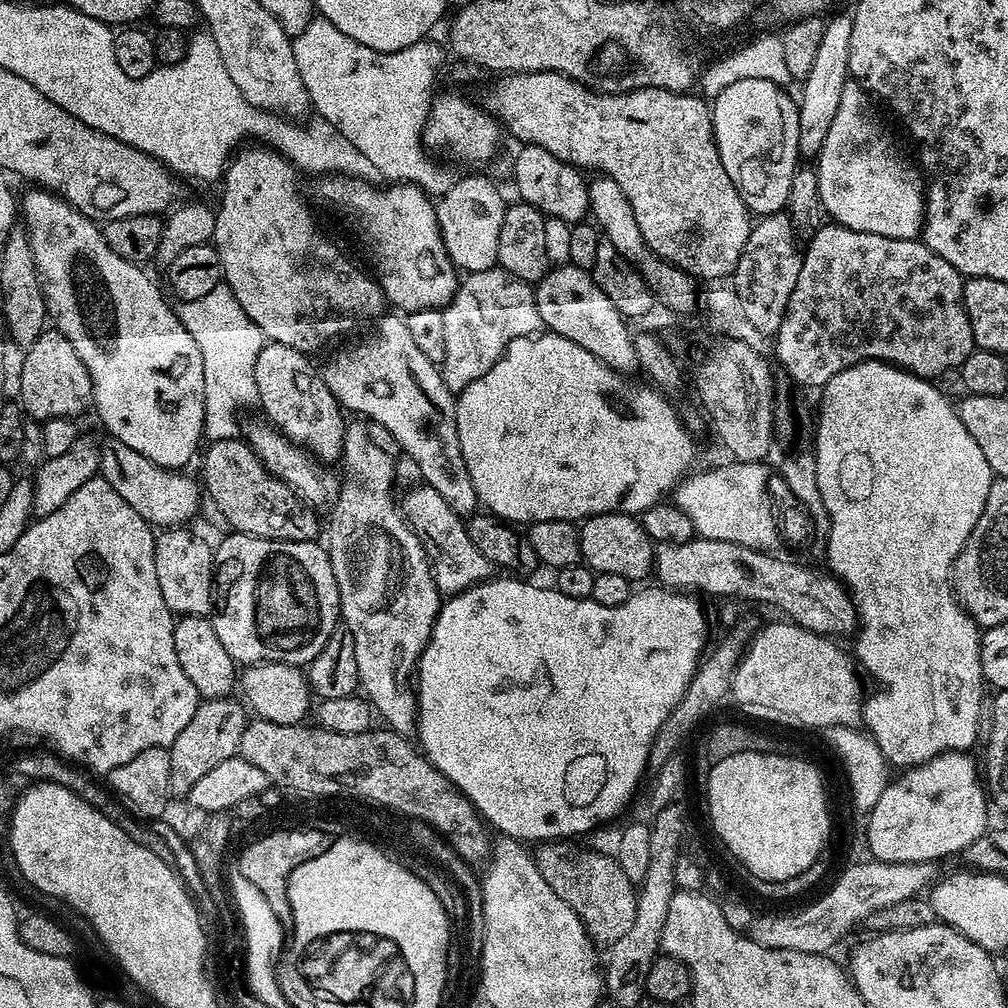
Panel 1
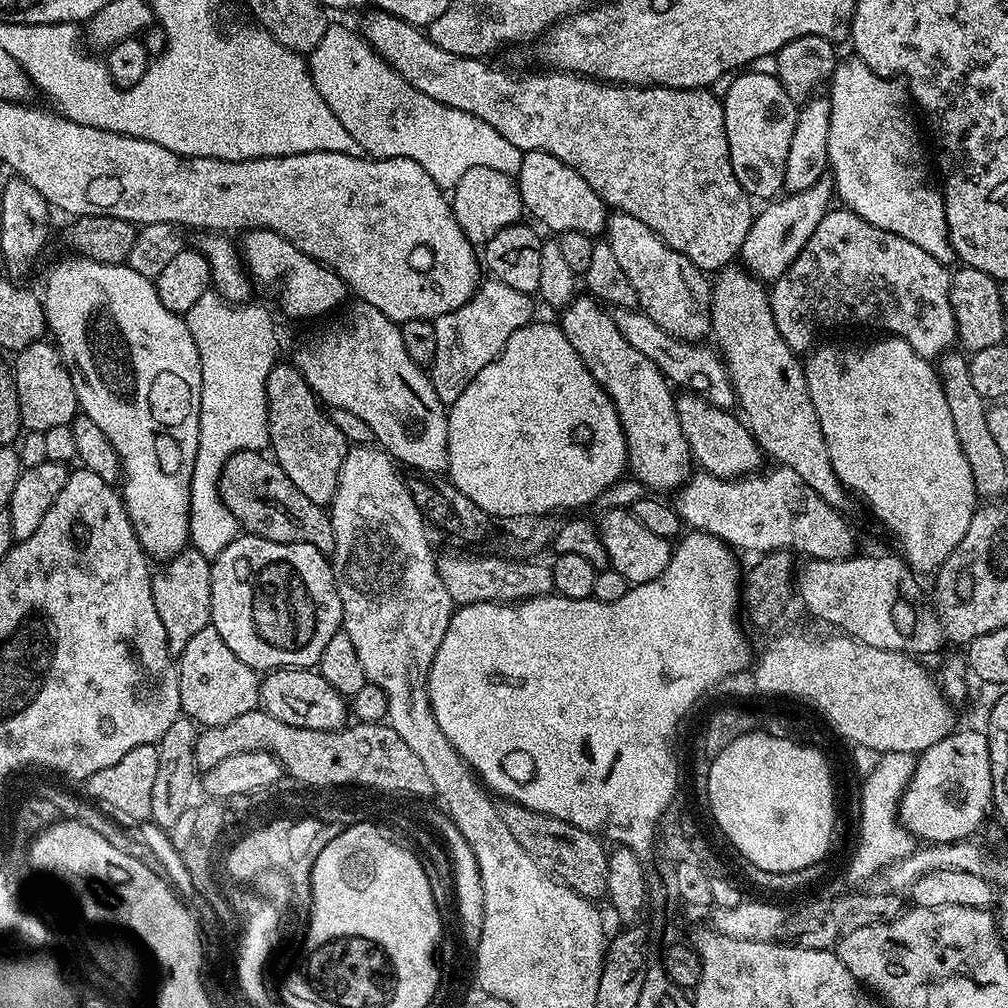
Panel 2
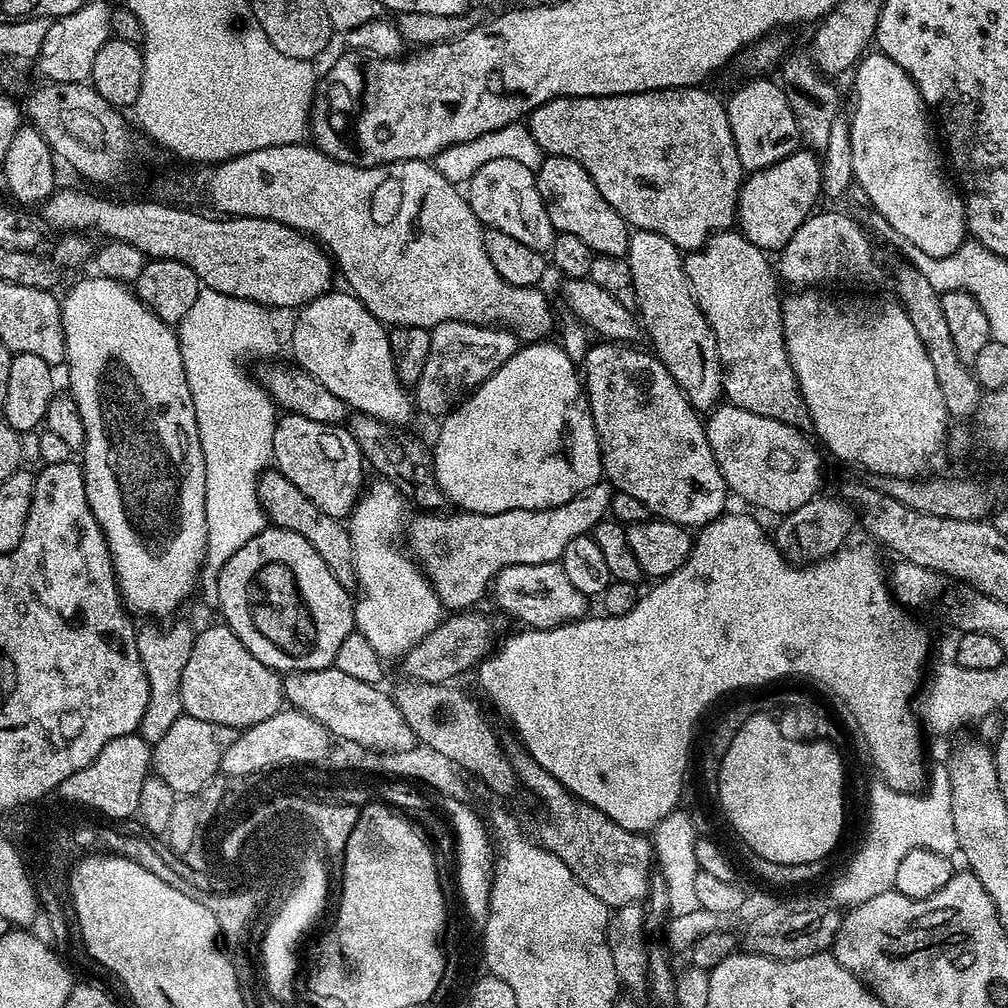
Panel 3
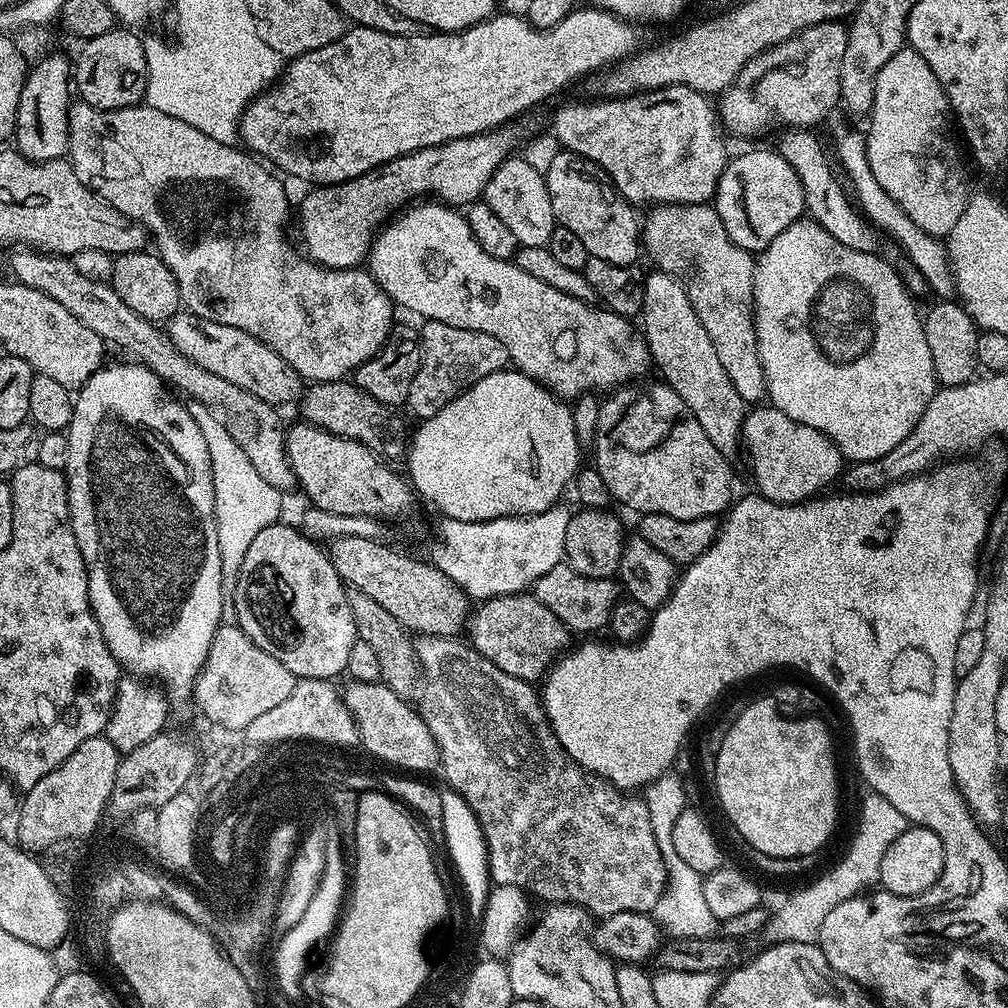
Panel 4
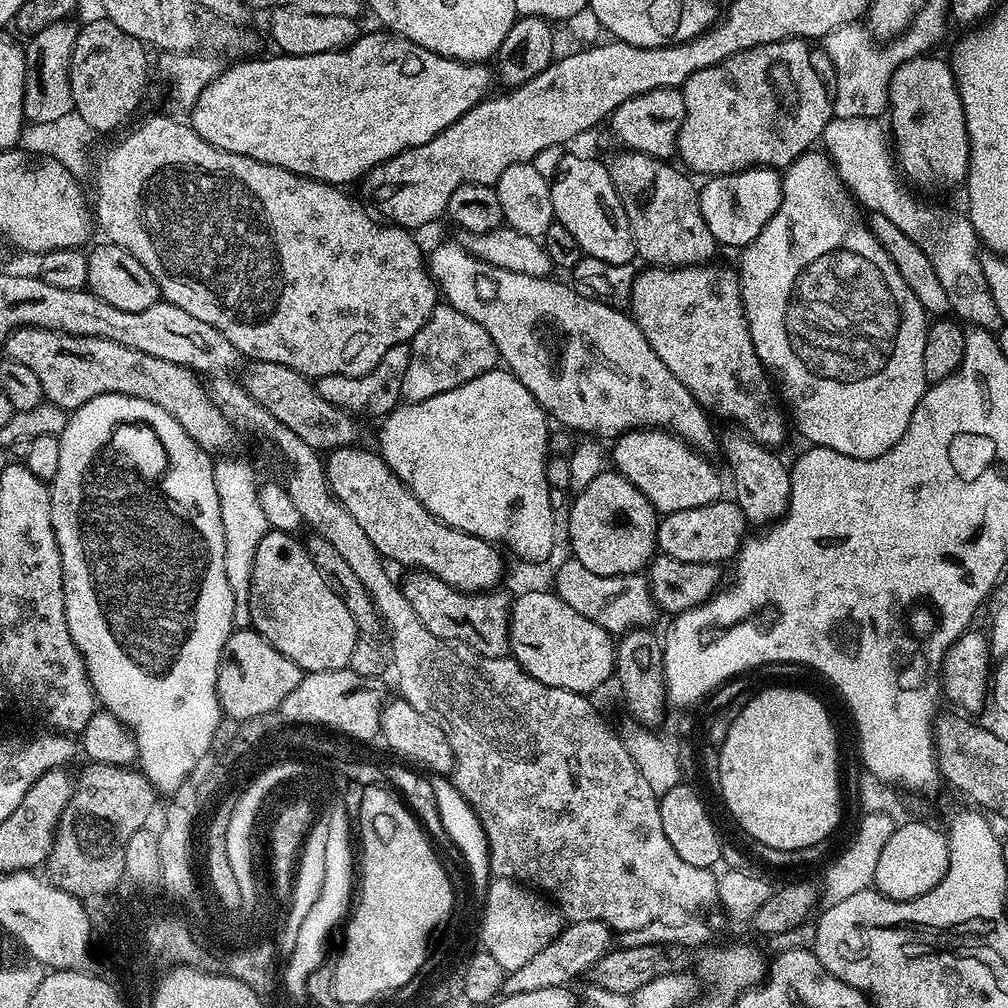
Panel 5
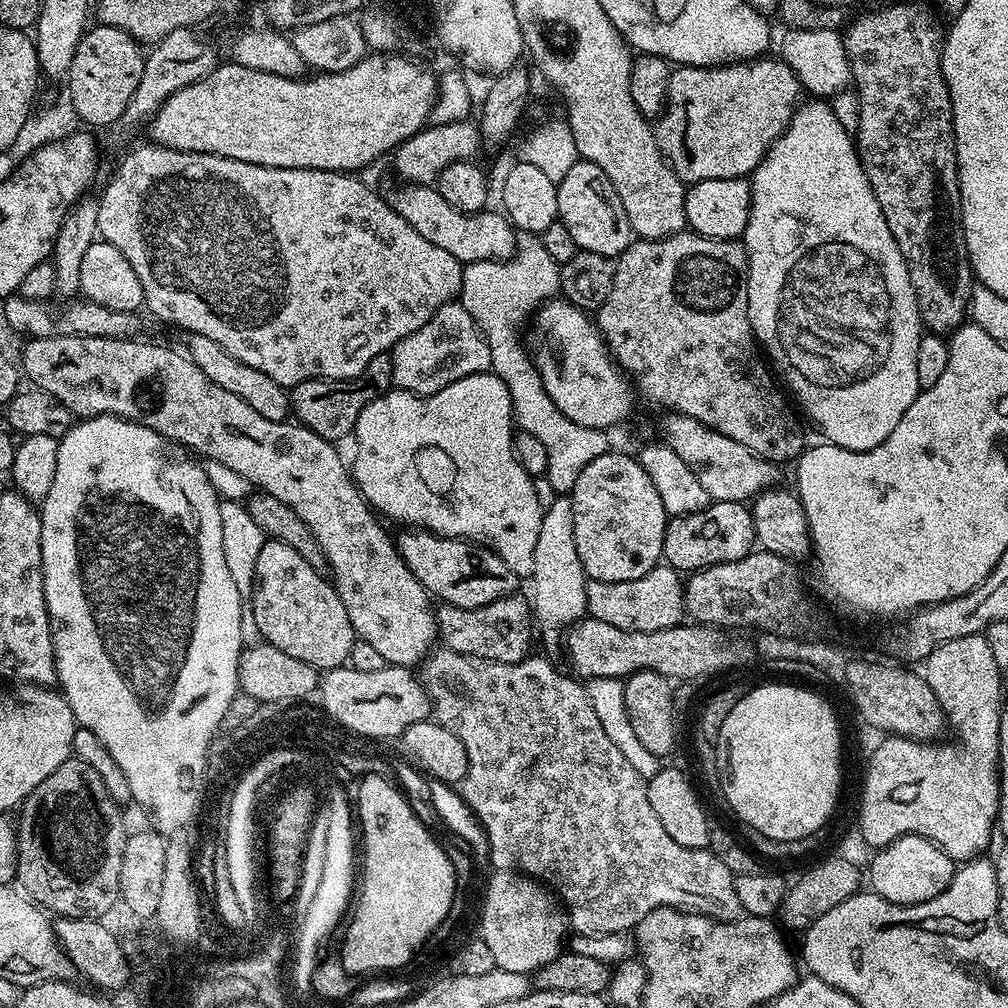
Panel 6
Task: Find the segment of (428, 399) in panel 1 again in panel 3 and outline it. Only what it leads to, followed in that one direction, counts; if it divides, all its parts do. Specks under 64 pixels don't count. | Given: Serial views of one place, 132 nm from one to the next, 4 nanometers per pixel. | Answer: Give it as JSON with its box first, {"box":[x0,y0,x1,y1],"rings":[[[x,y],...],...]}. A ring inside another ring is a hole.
{"box":[291,290,414,426],"rings":[[[333,290],[314,298],[295,313],[296,325],[292,328],[291,359],[306,370],[330,394],[342,398],[349,409],[357,413],[384,420],[387,424],[408,426],[414,413],[414,400],[409,389],[400,383],[396,373],[396,361],[392,359],[392,347],[388,341],[389,329],[381,324],[374,313],[351,291]]]}

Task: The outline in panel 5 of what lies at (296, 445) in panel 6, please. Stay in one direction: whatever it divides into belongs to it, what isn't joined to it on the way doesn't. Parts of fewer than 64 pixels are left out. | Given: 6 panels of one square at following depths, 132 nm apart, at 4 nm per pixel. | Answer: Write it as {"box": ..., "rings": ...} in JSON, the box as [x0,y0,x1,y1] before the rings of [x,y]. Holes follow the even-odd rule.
{"box":[2,328,234,454],"rings":[[[20,328],[2,346],[9,360],[22,363],[38,378],[49,404],[65,410],[81,408],[90,398],[102,394],[126,394],[162,406],[194,438],[199,448],[209,454],[220,454],[232,444],[234,425],[212,401],[209,389],[199,375],[180,364],[142,354],[130,346],[122,346],[106,338],[71,336],[45,328]]]}

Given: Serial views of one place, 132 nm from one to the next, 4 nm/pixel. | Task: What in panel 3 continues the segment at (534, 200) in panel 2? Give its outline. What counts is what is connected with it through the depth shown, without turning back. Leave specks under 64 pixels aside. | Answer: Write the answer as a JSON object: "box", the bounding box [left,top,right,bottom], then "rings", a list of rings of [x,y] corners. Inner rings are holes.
{"box":[535,155,628,256],"rings":[[[545,155],[542,166],[535,169],[538,194],[542,194],[542,202],[546,206],[546,214],[550,214],[550,222],[557,232],[574,234],[582,238],[586,246],[590,246],[593,254],[602,256],[628,255],[628,223],[598,194],[598,186],[586,174],[584,167],[577,160],[565,156]]]}

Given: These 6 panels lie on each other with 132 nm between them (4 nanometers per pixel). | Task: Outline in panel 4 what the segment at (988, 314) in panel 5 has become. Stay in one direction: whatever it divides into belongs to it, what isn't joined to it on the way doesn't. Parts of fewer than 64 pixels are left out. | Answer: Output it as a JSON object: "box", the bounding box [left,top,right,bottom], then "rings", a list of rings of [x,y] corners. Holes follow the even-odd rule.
{"box":[836,131,955,299],"rings":[[[861,131],[844,133],[836,142],[836,156],[837,165],[841,165],[845,172],[845,179],[848,178],[851,182],[849,185],[861,213],[877,229],[882,228],[893,235],[895,243],[904,249],[911,263],[926,278],[932,294],[935,293],[939,299],[951,299],[955,295],[955,280],[948,263],[947,247],[937,237],[926,234],[920,226],[911,221],[910,216],[894,202],[894,198],[878,185],[878,180],[870,170],[868,155],[865,153],[865,135]]]}

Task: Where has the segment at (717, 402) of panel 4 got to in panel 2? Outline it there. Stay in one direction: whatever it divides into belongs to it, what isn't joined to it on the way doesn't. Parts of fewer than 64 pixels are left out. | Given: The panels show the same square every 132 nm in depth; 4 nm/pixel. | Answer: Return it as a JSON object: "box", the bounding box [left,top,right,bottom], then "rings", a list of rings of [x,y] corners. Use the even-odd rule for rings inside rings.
{"box":[606,211,712,342],"rings":[[[613,211],[606,225],[606,243],[614,250],[626,278],[638,294],[639,311],[644,312],[662,330],[679,340],[700,342],[712,331],[712,285],[709,277],[690,258],[678,254],[646,222],[638,222],[625,212]]]}

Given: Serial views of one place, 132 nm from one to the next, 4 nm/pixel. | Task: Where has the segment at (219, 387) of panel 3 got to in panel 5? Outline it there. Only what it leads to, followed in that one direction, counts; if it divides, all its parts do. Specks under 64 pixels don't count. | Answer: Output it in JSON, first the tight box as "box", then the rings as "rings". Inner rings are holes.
{"box":[213,455,269,629],"rings":[[[225,455],[225,460],[213,463],[214,486],[218,490],[218,506],[222,514],[222,534],[224,535],[224,561],[226,562],[226,582],[230,582],[230,594],[234,594],[233,629],[252,628],[250,618],[250,574],[258,542],[269,532],[266,514],[262,514],[262,502],[256,472],[244,460],[235,460]]]}

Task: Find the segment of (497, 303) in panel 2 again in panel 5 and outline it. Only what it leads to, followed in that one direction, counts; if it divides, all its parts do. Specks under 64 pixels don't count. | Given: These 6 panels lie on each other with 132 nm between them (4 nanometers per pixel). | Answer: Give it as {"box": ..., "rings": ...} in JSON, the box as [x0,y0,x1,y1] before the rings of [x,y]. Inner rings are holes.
{"box":[402,302,498,402],"rings":[[[446,302],[437,303],[422,330],[418,330],[418,334],[411,340],[410,347],[410,367],[406,369],[406,378],[402,378],[402,397],[408,402],[434,398],[434,394],[446,394],[446,390],[454,390],[470,382],[470,378],[478,378],[493,371],[498,364],[494,338],[490,338],[490,334],[486,334],[486,330],[478,322],[474,322],[474,318],[466,318],[466,314],[454,310]]]}

